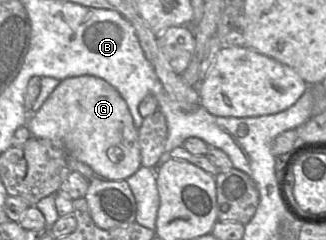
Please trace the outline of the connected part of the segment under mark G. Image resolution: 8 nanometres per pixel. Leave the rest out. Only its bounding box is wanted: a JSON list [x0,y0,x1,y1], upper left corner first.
[26,75,141,180]

